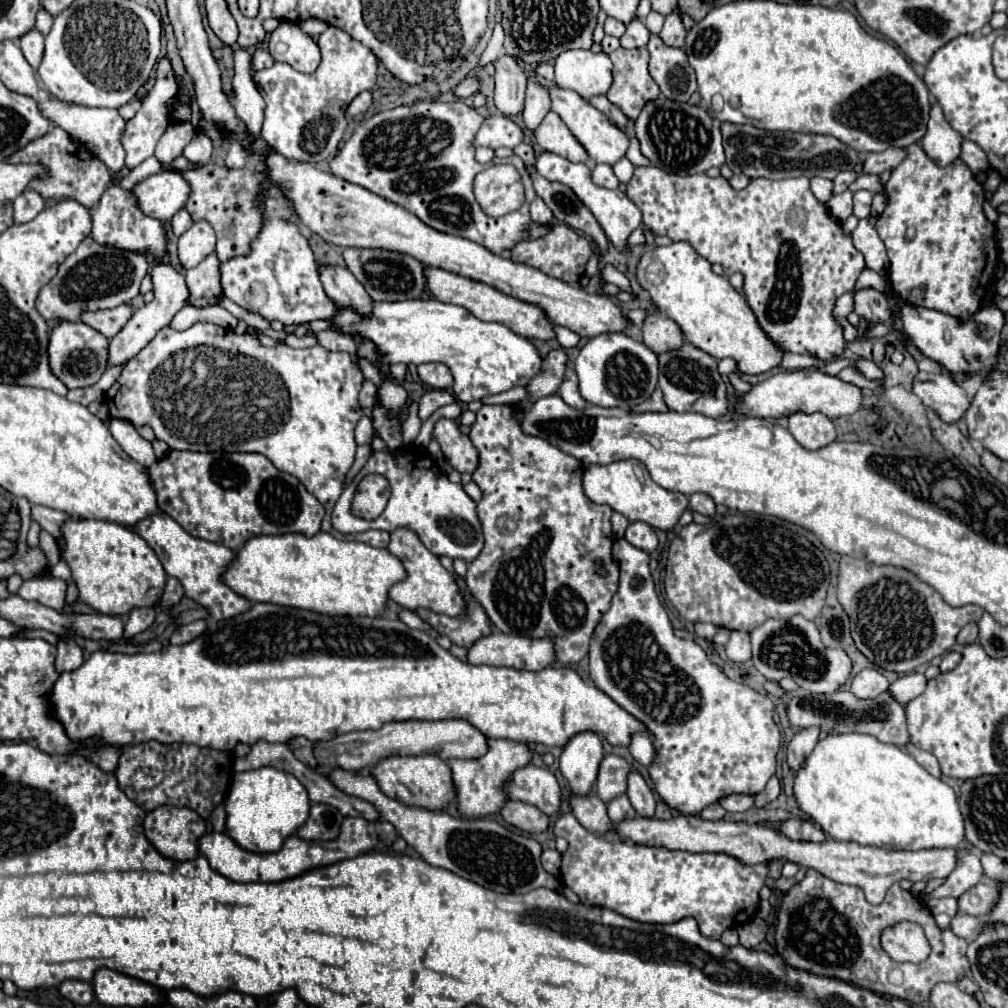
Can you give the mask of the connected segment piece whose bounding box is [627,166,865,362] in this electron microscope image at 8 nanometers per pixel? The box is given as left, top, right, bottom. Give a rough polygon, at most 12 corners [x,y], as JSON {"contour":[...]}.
{"contour":[[635,168],[655,236],[725,274],[775,346],[843,354],[863,254],[807,178]]}

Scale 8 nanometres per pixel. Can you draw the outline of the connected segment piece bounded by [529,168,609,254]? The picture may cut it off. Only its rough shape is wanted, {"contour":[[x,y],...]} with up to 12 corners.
{"contour":[[529,168],[537,196],[555,220],[591,234],[605,254],[607,236],[591,210],[561,182]]}

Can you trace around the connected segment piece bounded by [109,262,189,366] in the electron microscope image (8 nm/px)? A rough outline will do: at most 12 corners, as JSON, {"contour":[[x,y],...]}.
{"contour":[[151,266],[153,302],[111,338],[109,366],[127,364],[185,306],[183,272]]}

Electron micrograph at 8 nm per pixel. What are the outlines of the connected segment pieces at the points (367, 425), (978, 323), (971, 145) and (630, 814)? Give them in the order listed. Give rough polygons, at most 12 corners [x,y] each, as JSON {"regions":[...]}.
{"regions":[[[361,418],[355,428],[357,444],[371,444],[371,420]],[[897,300],[905,334],[951,374],[987,376],[1005,314],[967,322]],[[973,140],[961,144],[959,158],[973,174],[989,170],[985,152]],[[625,794],[607,802],[609,818],[617,824],[635,818]]]}

